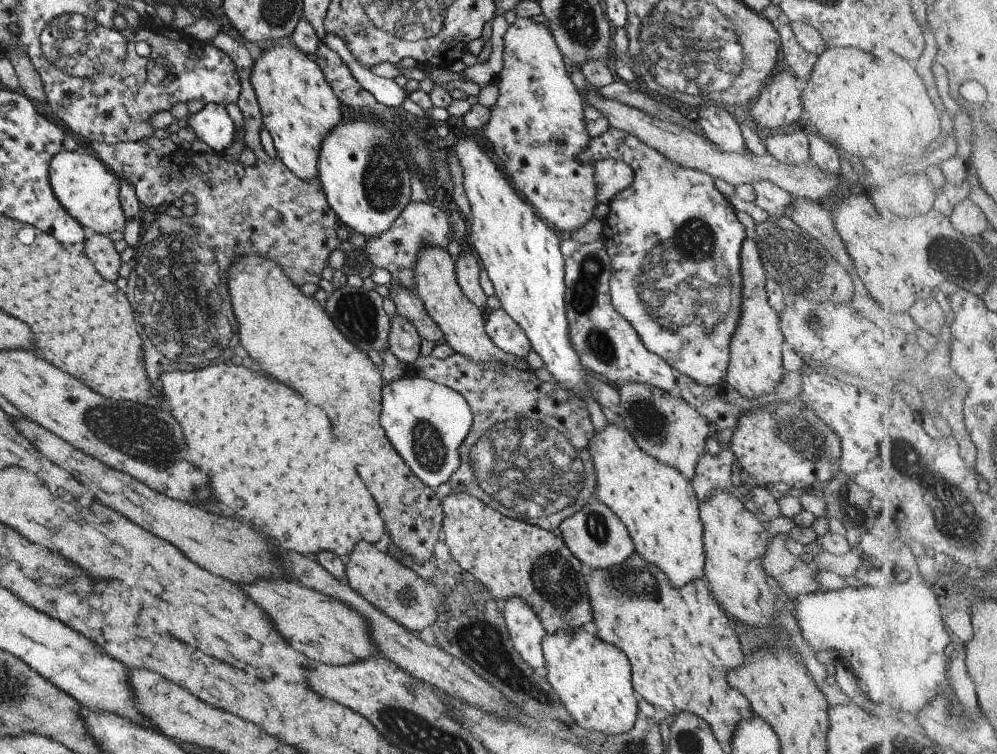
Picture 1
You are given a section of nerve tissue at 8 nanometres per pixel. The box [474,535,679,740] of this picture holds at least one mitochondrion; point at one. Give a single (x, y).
(555, 581)

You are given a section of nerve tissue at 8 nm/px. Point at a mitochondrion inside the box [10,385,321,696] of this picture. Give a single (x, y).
(146, 438)

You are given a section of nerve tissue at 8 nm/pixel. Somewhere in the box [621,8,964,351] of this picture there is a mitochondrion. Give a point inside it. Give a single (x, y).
(788, 253)

